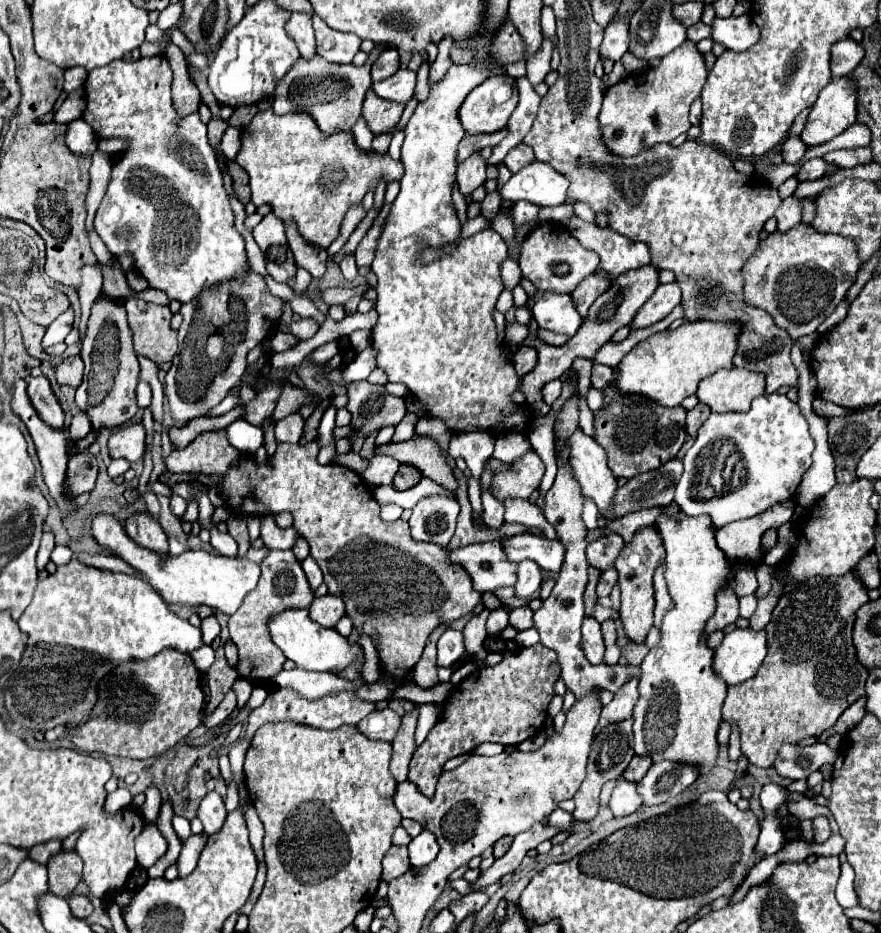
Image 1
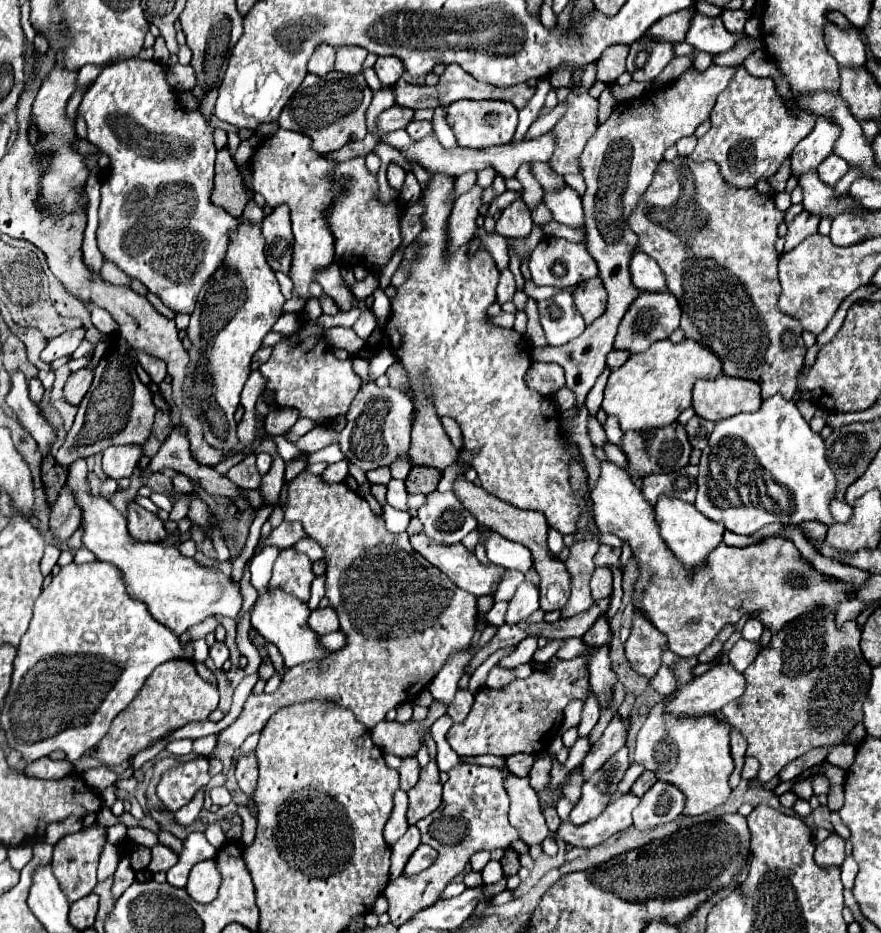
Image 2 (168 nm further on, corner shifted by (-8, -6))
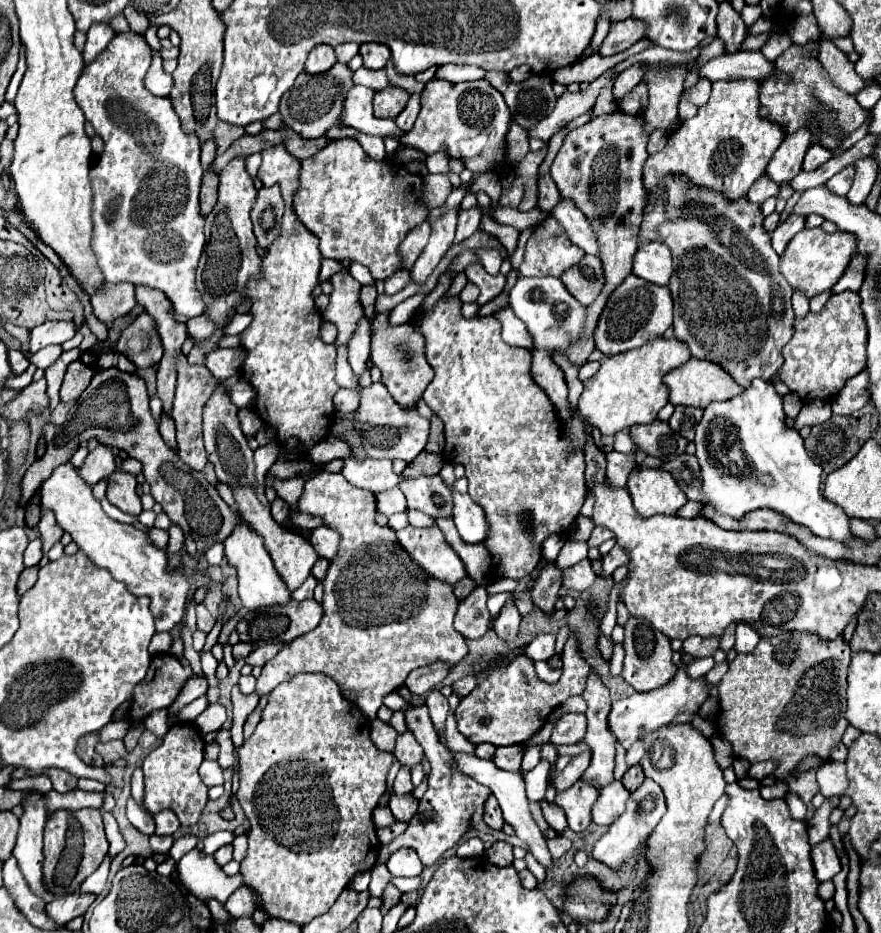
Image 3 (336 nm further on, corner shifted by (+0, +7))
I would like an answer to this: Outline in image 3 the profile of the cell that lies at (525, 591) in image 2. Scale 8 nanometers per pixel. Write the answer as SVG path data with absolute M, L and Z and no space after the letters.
M511 596L511 598L507 598L499 616L495 618L495 628L493 630L497 632L497 636L501 636L505 640L513 640L517 636L519 622L521 622L521 614L519 614L515 602L513 602L513 596Z

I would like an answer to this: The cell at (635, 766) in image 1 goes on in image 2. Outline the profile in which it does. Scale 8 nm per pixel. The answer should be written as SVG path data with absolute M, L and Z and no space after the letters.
M645 771L635 783L633 783L633 787L631 787L631 793L633 795L637 795L637 797L643 797L647 791L649 791L649 787L653 785L657 781L657 777L653 775L653 773L649 773L649 771Z

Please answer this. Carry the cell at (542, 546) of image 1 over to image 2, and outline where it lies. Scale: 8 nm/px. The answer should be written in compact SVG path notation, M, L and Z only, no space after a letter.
M479 527L487 557L493 565L505 567L505 569L517 569L527 573L531 569L531 559L529 559L529 549L523 547L521 543L509 541L503 535L495 533L495 531L485 531L483 527Z

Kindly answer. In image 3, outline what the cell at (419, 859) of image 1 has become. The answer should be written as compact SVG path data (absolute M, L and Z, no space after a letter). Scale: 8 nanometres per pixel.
M401 848L391 854L387 860L387 868L393 876L419 876L423 866L413 848Z

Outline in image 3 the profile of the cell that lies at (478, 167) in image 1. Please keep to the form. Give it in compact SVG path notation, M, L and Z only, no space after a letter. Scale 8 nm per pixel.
M451 208L445 214L441 214L435 222L431 222L431 238L425 246L423 254L417 258L415 266L411 268L411 280L413 282L425 282L427 276L435 270L439 260L445 256L445 252L451 248L457 228L457 214L459 208Z

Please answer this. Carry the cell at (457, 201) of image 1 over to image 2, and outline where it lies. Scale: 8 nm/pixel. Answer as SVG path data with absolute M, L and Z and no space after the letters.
M477 229L477 237L481 237L483 247L487 247L489 255L495 259L497 267L499 267L501 271L507 269L507 267L509 267L509 253L507 253L509 243L507 243L507 239L501 237L501 235L497 235L497 233L495 233L495 235L487 235L485 229Z

